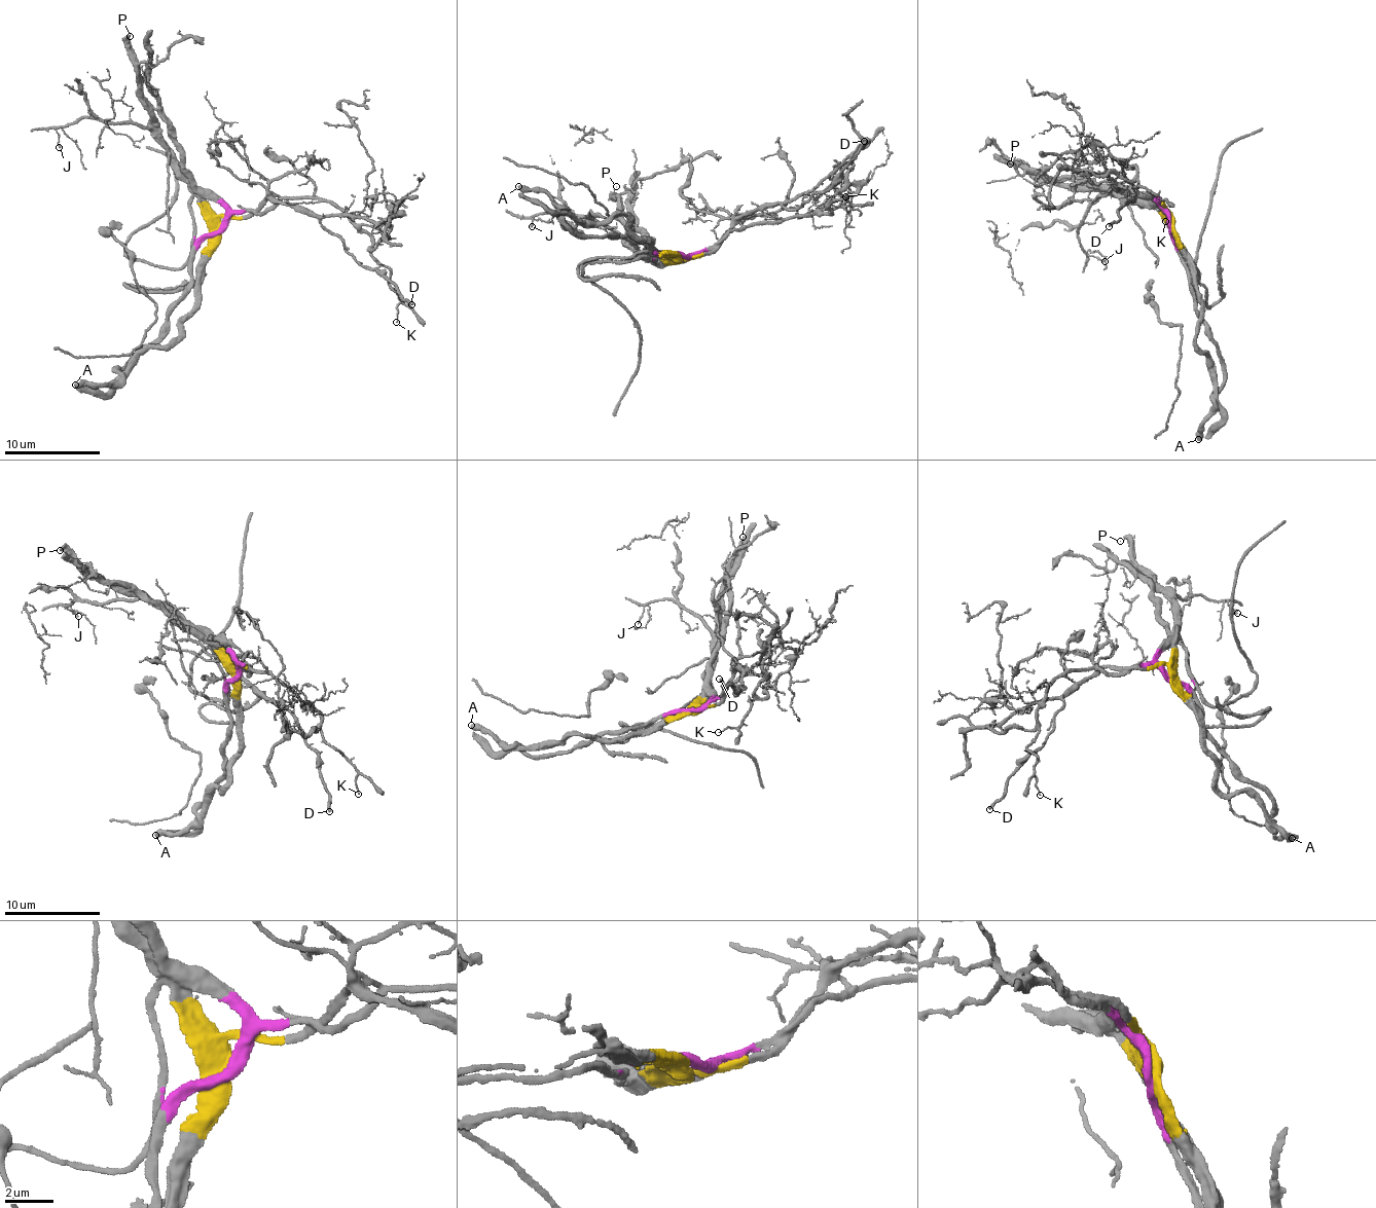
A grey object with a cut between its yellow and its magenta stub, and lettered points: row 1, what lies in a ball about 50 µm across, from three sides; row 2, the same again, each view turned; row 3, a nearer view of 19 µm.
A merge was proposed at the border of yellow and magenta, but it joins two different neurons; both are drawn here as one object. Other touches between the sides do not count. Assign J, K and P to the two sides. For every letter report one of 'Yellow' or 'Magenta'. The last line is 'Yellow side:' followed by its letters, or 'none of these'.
J: Yellow
K: Magenta
P: Yellow
Yellow side: J, P

